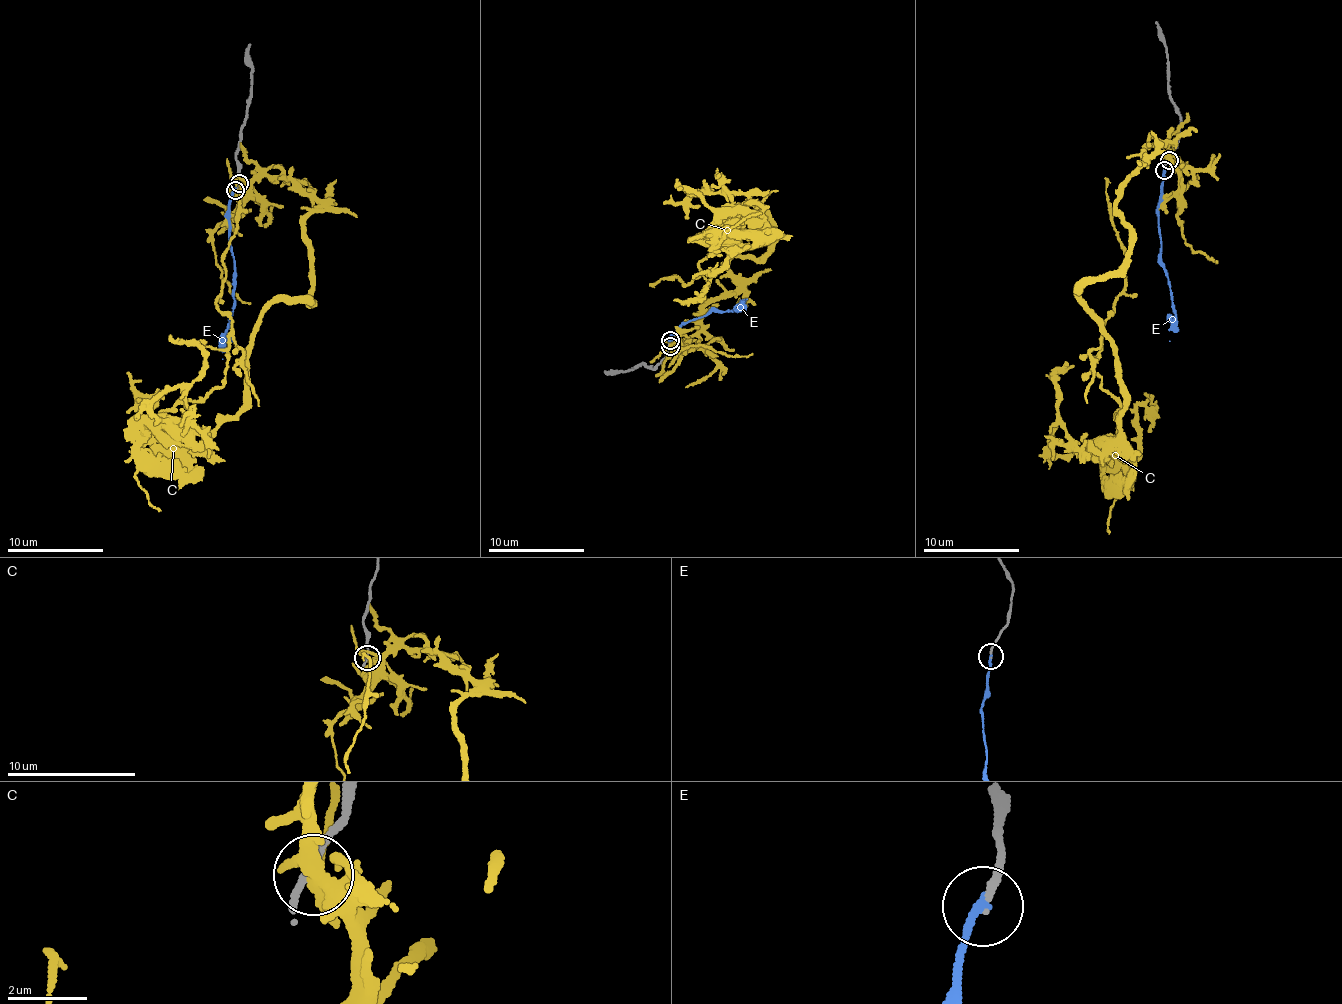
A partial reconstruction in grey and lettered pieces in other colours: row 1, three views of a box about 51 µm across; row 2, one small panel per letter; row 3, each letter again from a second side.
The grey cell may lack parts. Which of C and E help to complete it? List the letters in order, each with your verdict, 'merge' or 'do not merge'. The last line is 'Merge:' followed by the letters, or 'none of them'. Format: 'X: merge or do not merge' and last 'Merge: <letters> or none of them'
C: do not merge
E: merge
Merge: E

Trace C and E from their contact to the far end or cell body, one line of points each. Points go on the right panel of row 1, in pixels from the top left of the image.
C: (1169, 159), (1153, 142), (1116, 199), (1128, 261), (1077, 289), (1118, 448), (1093, 360), (1126, 258), (1106, 179)
E: (1163, 170), (1163, 199), (1158, 205), (1160, 265), (1168, 276), (1175, 313), (1170, 341)

